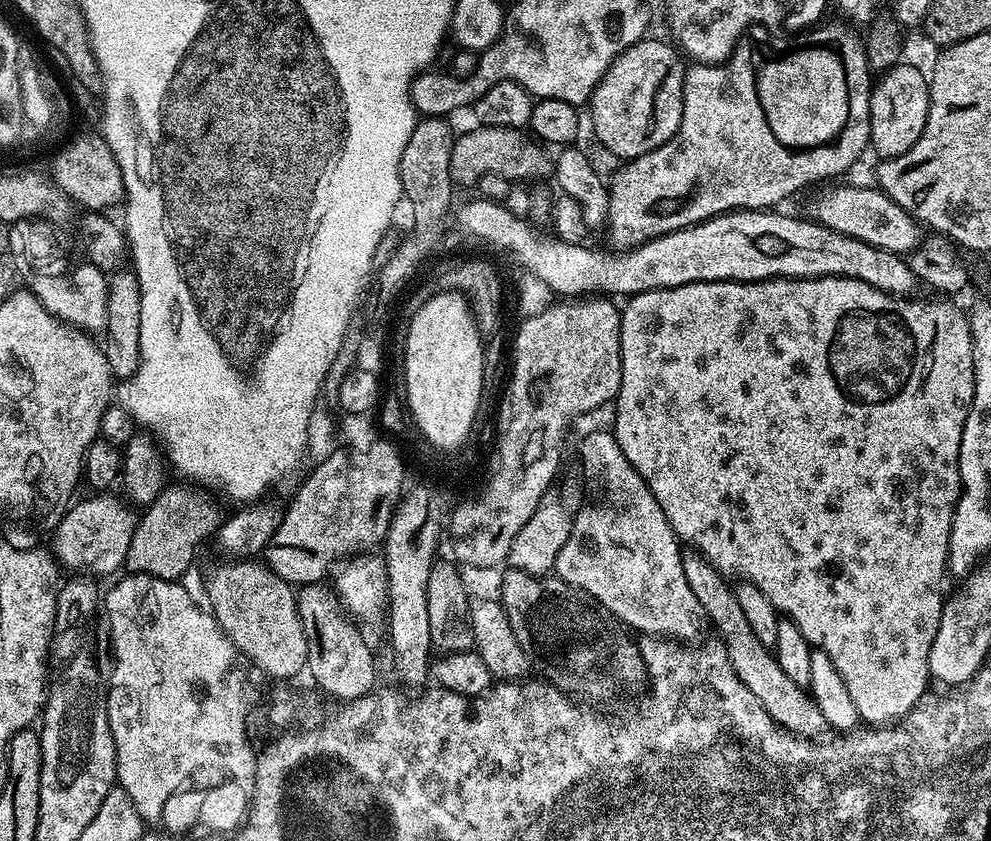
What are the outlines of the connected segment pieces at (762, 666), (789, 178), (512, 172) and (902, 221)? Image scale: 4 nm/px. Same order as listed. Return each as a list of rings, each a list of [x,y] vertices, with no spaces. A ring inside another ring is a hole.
[[[688,550],[683,553],[684,561],[682,570],[686,573],[686,582],[690,582],[690,590],[694,590],[694,598],[698,598],[698,606],[705,617],[708,616],[716,623],[720,631],[719,637],[727,646],[728,657],[734,670],[750,694],[762,702],[766,714],[774,718],[776,724],[780,724],[788,732],[796,736],[816,738],[821,735],[820,731],[826,728],[822,711],[815,704],[815,699],[805,689],[800,688],[778,666],[773,649],[767,648],[762,642],[758,642],[753,627],[746,619],[742,606],[738,606],[733,585],[726,579],[725,573],[719,572],[714,565],[704,557],[700,551]]]
[[[742,38],[736,44],[731,55],[723,64],[707,65],[695,63],[685,71],[683,82],[683,110],[682,122],[679,123],[679,129],[662,146],[640,155],[634,160],[623,163],[622,167],[610,180],[609,191],[609,210],[606,221],[606,229],[612,235],[613,249],[631,250],[640,244],[645,244],[647,240],[653,240],[659,236],[664,236],[668,232],[677,232],[680,228],[691,228],[694,224],[701,224],[704,220],[710,220],[715,216],[724,215],[726,212],[735,210],[768,210],[777,207],[778,203],[794,195],[796,192],[804,189],[806,186],[816,184],[816,176],[812,176],[812,152],[808,152],[806,147],[793,146],[792,143],[783,140],[773,131],[772,120],[762,108],[760,102],[760,76],[761,68],[764,63],[763,56],[756,54],[755,50],[747,43],[747,39]]]
[[[481,126],[470,133],[457,135],[452,142],[452,153],[450,154],[449,174],[452,176],[453,185],[472,184],[479,185],[480,179],[486,174],[498,174],[498,178],[506,178],[513,182],[519,180],[532,180],[535,176],[549,175],[550,156],[543,152],[545,149],[527,131],[519,128],[490,128]]]
[[[846,186],[834,191],[823,200],[816,214],[819,223],[890,253],[903,256],[911,253],[922,239],[922,231],[920,232],[918,228],[920,226],[916,218],[912,217],[904,207],[898,206],[892,197],[877,187],[871,187]]]

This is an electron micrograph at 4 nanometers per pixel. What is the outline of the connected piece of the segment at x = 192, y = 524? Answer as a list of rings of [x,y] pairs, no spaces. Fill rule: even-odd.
[[[180,482],[184,484],[169,483],[154,498],[152,504],[143,509],[142,515],[137,519],[134,538],[130,538],[130,550],[126,550],[124,568],[129,573],[150,574],[151,576],[162,576],[165,578],[184,578],[188,572],[188,567],[192,564],[192,559],[196,556],[196,547],[207,538],[208,535],[215,533],[222,523],[220,508],[212,501],[211,491],[197,486],[192,482]]]

